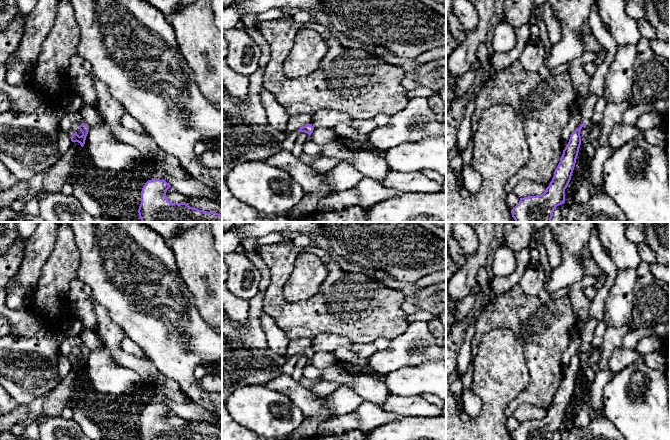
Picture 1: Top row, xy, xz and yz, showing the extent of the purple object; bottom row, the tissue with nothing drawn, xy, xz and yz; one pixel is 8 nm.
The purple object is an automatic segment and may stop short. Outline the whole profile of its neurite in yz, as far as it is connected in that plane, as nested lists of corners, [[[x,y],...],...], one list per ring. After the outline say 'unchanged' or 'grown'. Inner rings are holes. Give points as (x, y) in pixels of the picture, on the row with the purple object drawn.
[[[583,122],[571,134],[546,191],[541,195],[520,198],[519,203],[511,210],[515,222],[551,222],[555,208],[565,203],[565,189],[575,167],[581,145],[580,131],[584,125],[586,123]]] | unchanged

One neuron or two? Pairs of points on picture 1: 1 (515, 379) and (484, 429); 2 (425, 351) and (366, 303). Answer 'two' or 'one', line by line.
1: one
2: two

